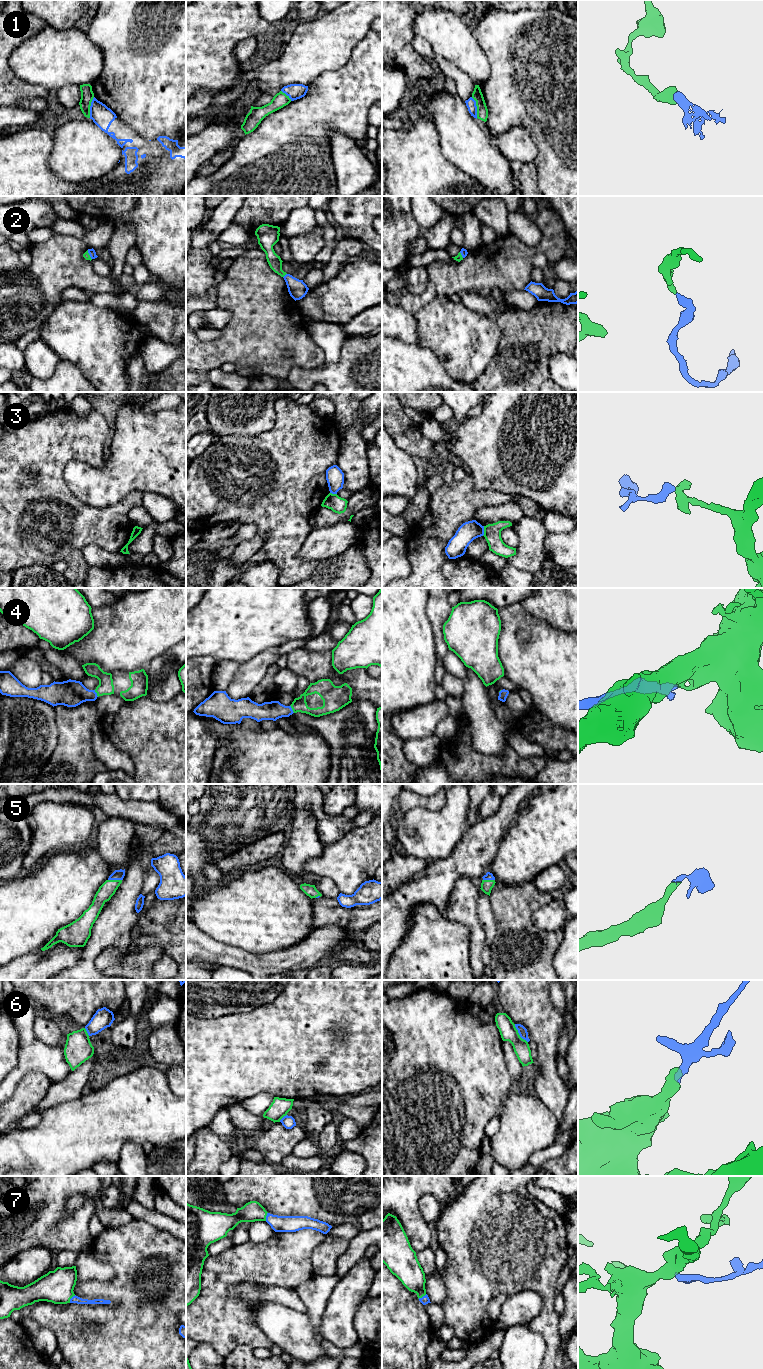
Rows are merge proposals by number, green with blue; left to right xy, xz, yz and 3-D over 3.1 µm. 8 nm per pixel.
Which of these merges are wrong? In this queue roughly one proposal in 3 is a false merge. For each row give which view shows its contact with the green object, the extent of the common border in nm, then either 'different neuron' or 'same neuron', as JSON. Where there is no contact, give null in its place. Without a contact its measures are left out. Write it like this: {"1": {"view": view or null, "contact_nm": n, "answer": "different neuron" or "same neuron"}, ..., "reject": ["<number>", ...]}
{"1": {"view": "xy", "contact_nm": 170, "answer": "different neuron"}, "2": {"view": "xz", "contact_nm": 50, "answer": "same neuron"}, "3": {"view": "yz", "contact_nm": 80, "answer": "different neuron"}, "4": {"view": "xz", "contact_nm": 70, "answer": "same neuron"}, "5": {"view": "xy", "contact_nm": 110, "answer": "same neuron"}, "6": {"view": "yz", "contact_nm": 190, "answer": "same neuron"}, "7": {"view": "xy", "contact_nm": 80, "answer": "same neuron"}, "reject": ["1", "3"]}

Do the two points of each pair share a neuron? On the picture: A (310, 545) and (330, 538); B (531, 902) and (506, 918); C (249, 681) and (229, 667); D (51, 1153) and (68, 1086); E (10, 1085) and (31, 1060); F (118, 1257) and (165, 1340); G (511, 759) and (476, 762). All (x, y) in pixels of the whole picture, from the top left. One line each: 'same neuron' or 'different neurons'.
A: same neuron
B: same neuron
C: different neurons
D: different neurons
E: same neuron
F: same neuron
G: same neuron

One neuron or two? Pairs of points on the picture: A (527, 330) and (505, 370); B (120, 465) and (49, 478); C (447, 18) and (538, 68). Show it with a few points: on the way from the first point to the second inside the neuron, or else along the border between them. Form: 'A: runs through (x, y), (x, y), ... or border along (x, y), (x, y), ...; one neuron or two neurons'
A: runs through (527, 340), (524, 351), (515, 360); one neuron
B: border along (78, 459), (64, 468), (64, 480), (75, 496); two neurons
C: border along (471, 29), (476, 41), (484, 52); two neurons

